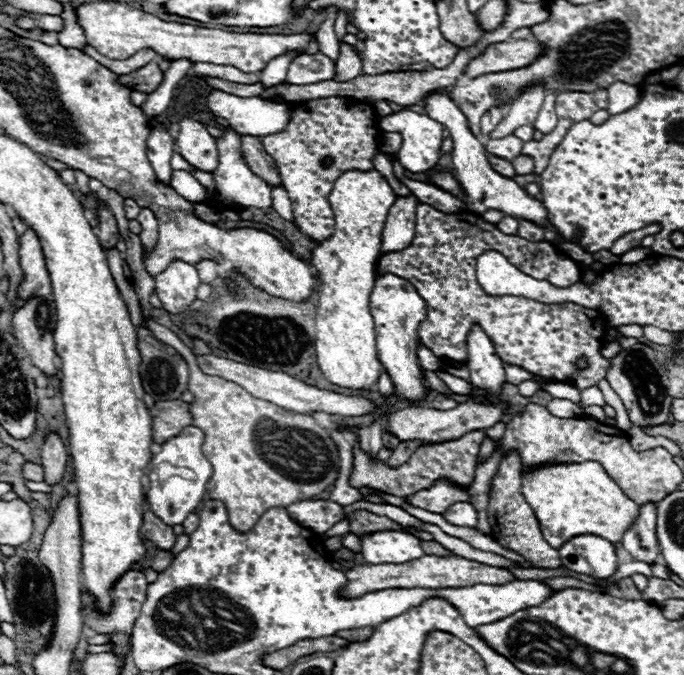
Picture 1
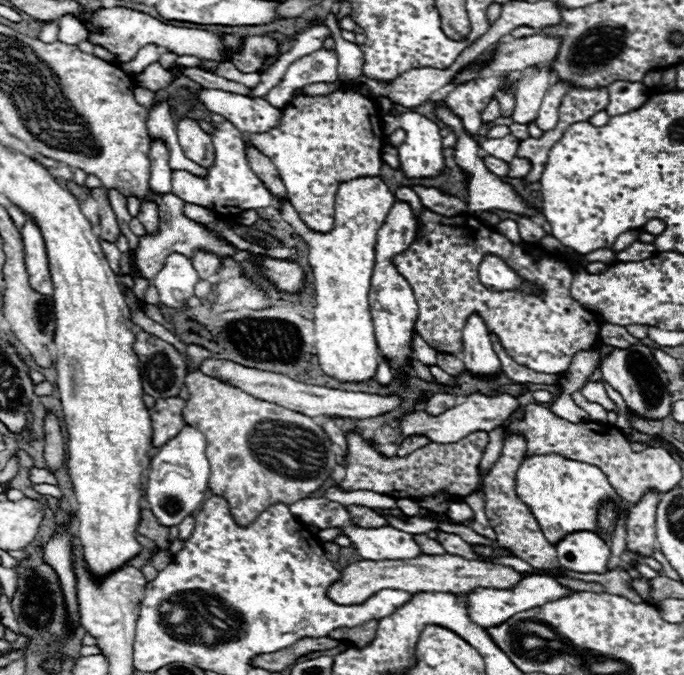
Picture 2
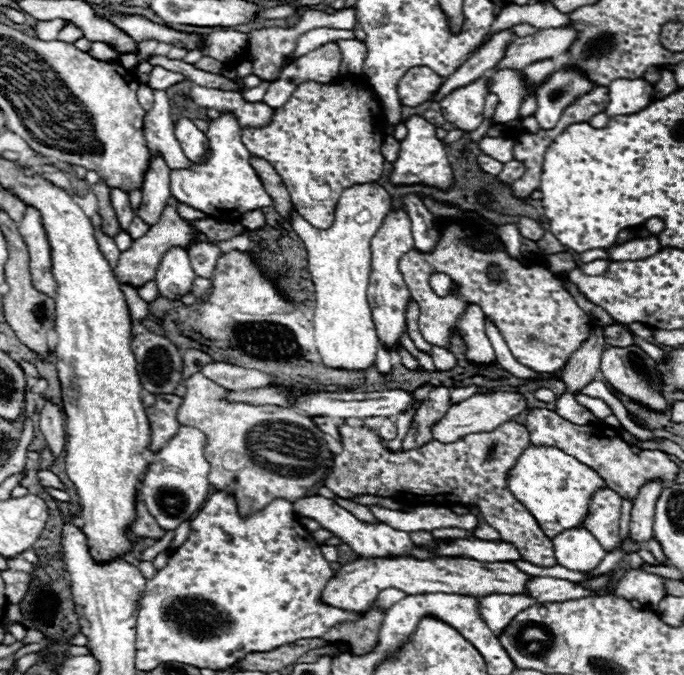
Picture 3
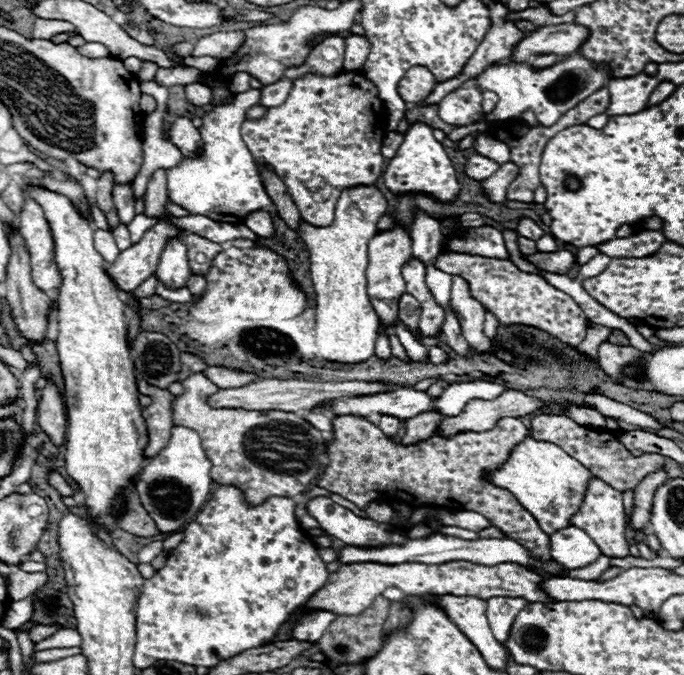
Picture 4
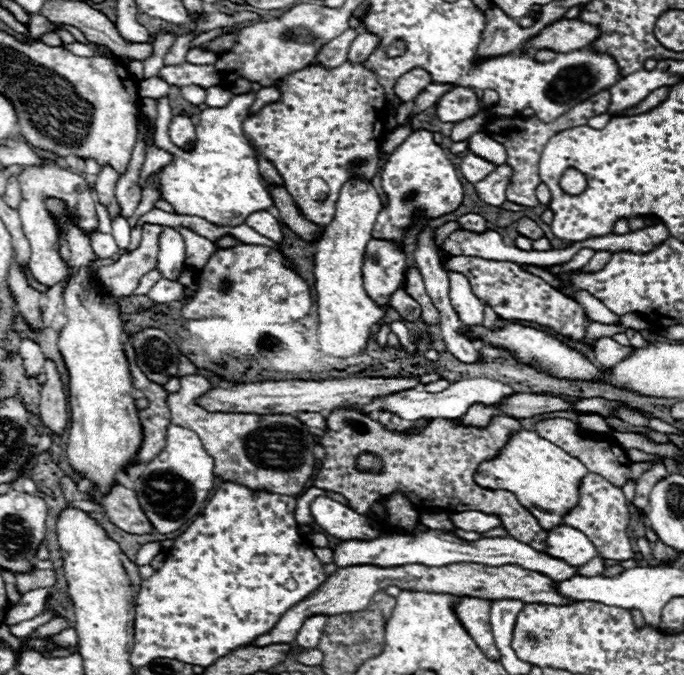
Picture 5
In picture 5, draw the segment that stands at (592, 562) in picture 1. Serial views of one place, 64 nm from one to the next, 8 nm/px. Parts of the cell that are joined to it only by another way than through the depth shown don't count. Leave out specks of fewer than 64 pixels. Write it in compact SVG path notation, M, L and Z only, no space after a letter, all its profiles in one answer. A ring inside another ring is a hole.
M556 526L556 528L548 530L546 538L548 538L546 540L546 552L550 556L564 558L570 564L582 566L582 564L586 564L598 556L594 544L576 528Z

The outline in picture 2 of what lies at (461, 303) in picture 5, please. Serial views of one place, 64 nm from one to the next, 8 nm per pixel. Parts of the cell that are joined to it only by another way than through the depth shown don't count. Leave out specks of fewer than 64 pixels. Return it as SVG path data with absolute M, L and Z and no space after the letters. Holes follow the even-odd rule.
M472 314L468 318L462 330L462 342L464 350L458 358L464 362L464 366L470 372L476 372L480 376L494 376L496 372L502 372L500 360L488 336L488 328L478 314Z

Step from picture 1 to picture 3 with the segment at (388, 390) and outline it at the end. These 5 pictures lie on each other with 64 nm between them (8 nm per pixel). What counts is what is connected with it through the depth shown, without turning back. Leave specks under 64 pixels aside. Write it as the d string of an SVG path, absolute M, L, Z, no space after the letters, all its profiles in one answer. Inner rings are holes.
M384 344L378 346L376 368L378 368L380 372L390 372L390 368L392 368L392 352L388 352L388 348L386 348Z

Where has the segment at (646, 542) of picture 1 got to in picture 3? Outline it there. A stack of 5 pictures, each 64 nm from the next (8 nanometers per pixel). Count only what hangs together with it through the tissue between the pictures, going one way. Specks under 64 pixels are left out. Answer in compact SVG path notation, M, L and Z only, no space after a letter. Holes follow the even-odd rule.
M650 480L638 490L638 496L632 506L632 520L630 520L630 536L634 542L646 542L654 538L654 532L652 532L654 506L664 486L666 482L662 480Z

